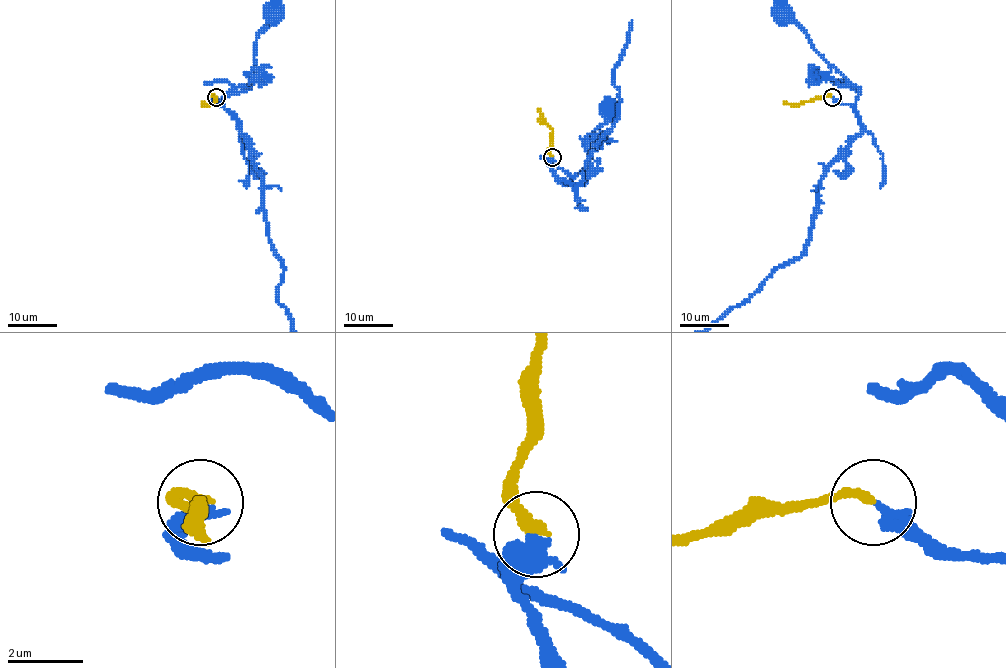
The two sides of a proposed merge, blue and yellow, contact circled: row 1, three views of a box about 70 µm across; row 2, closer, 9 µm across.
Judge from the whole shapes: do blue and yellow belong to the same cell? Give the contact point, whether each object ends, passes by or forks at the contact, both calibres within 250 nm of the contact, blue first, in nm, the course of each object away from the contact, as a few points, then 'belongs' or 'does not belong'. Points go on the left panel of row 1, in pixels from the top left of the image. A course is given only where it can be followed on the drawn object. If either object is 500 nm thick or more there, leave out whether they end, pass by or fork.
(216, 97) | blue ends | yellow ends | 400/240 nm | blue via (216, 97), (213, 101), (221, 104), (227, 96), (247, 90), (254, 64), (255, 38), (279, 14), (275, 11) | yellow via (216, 97), (213, 96), (216, 101), (210, 104), (201, 103) | belongs

